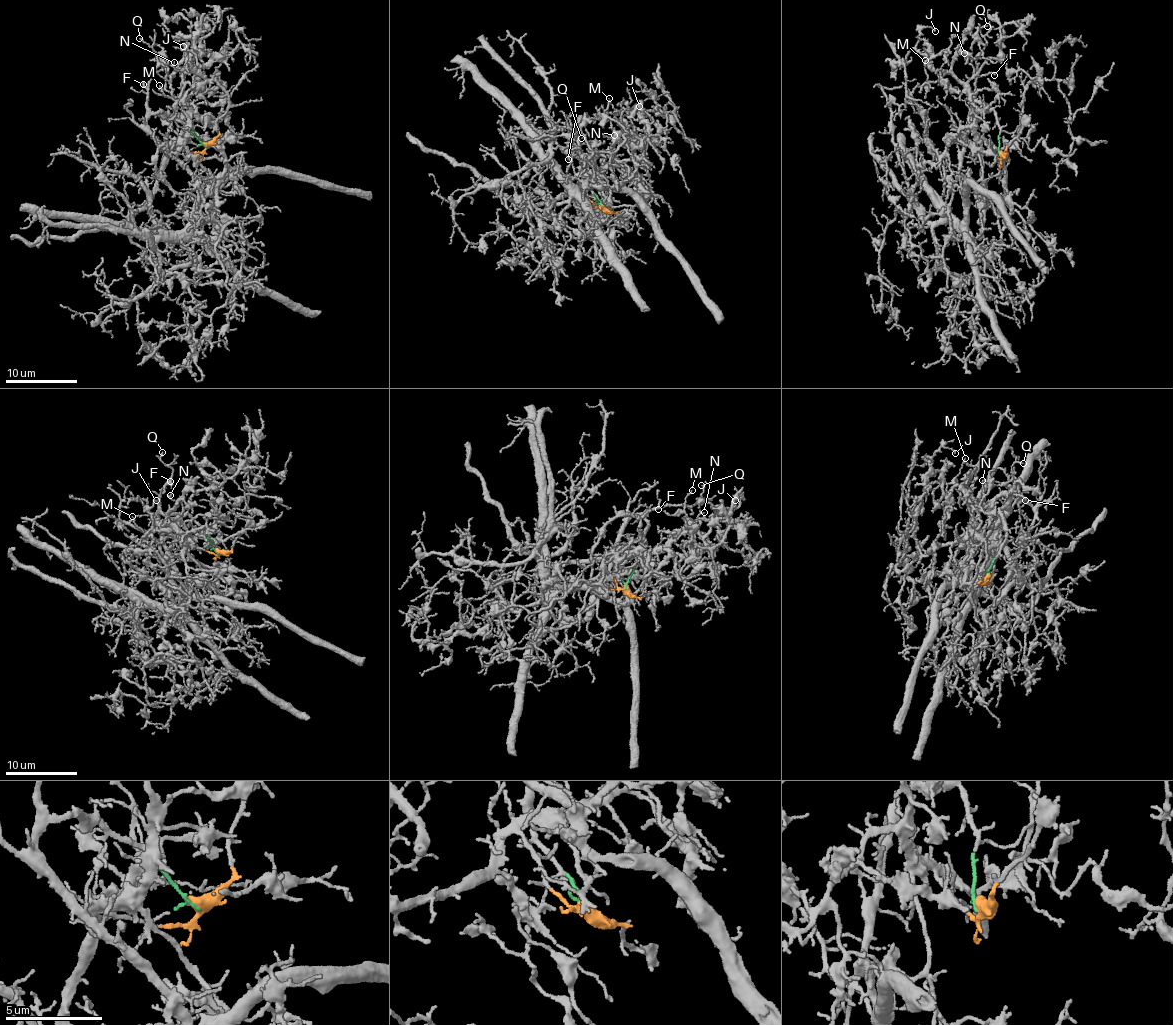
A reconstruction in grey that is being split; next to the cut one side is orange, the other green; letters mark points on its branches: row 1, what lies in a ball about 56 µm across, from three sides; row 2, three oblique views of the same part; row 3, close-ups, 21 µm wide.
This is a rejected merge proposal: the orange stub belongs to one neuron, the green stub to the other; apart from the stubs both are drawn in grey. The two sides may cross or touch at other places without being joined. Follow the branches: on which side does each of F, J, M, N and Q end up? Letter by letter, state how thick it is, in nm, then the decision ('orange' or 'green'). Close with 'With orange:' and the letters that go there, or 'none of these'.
F: 160 nm thick; green
J: 140 nm thick; orange
M: 130 nm thick; orange
N: 150 nm thick; orange
Q: 90 nm thick; green
With orange: J, M, N

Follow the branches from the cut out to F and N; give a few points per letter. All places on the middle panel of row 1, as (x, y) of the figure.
F: (602, 204), (590, 191), (582, 175), (579, 150), (572, 148), (576, 145), (568, 159)
N: (602, 204), (596, 206), (589, 199), (579, 178), (606, 165), (616, 150), (615, 135)

